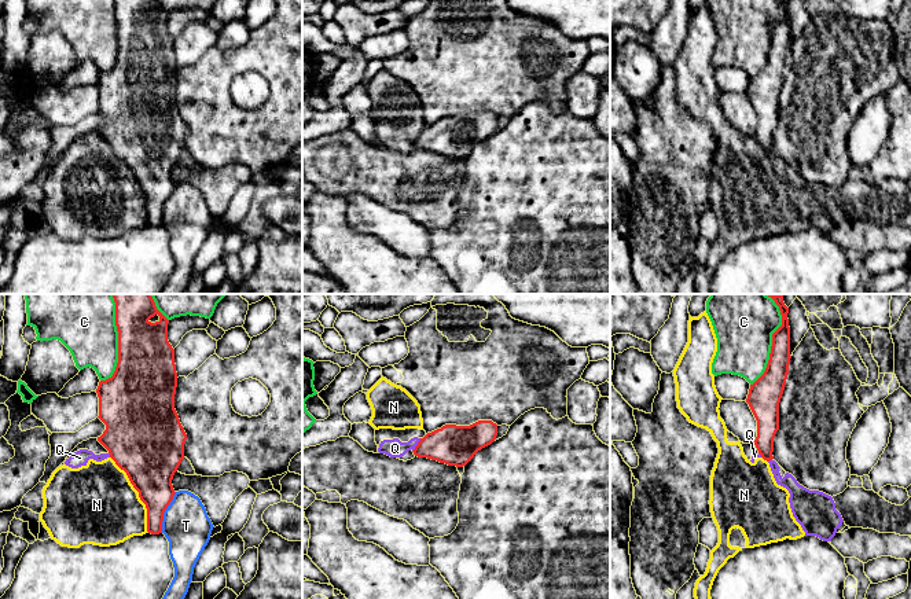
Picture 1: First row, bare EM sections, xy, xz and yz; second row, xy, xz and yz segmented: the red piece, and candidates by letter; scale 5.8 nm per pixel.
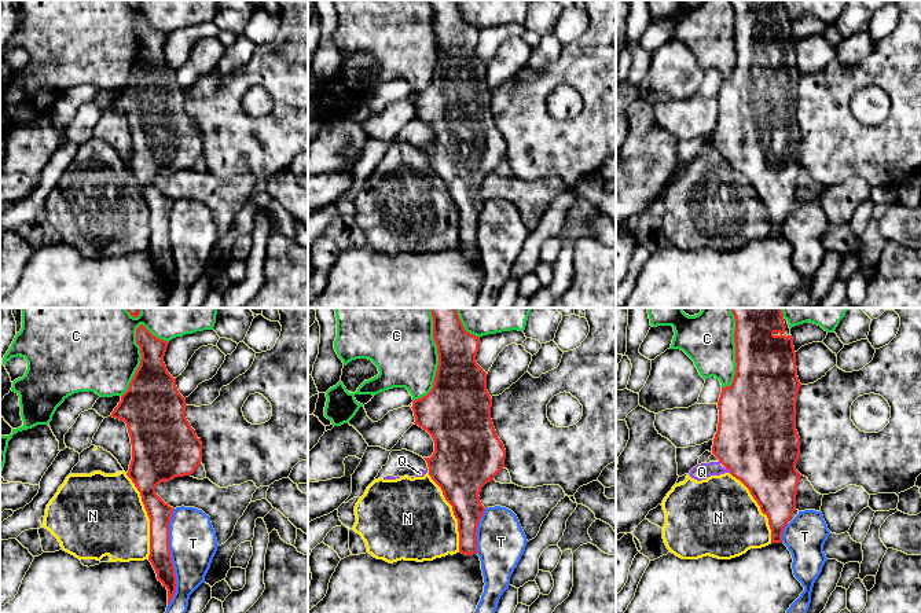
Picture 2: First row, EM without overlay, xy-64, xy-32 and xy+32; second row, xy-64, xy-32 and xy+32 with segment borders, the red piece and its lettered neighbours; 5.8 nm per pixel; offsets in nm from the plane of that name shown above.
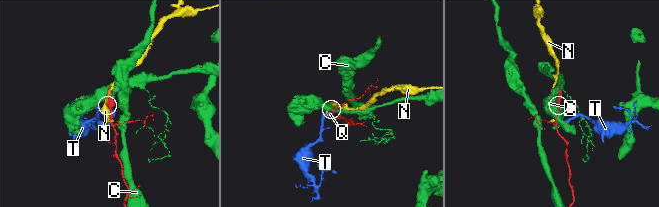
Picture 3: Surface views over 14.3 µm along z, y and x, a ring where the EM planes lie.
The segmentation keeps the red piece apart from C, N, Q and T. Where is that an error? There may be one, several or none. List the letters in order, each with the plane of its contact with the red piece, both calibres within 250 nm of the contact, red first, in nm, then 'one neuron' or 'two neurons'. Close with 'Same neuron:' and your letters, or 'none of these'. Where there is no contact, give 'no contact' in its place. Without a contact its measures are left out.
C: contact in xy; calibres 380 and 320 nm; two neurons
N: contact in xy; calibres 380 and 460 nm; two neurons
Q: contact in xz; calibres 240 and 110 nm; two neurons
T: contact in xy; calibres 260 and 280 nm; two neurons
Same neuron: none of these

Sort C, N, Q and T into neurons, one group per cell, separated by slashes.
C / N Q / T

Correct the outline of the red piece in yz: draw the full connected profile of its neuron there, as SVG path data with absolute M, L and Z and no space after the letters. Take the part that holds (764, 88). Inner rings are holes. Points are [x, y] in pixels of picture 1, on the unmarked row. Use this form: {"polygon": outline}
{"polygon": "M779 0L782 18L772 26L769 52L764 66L750 77L746 95L757 113L754 137L767 154L772 152L774 131L779 122L779 95L790 56L789 0Z"}

